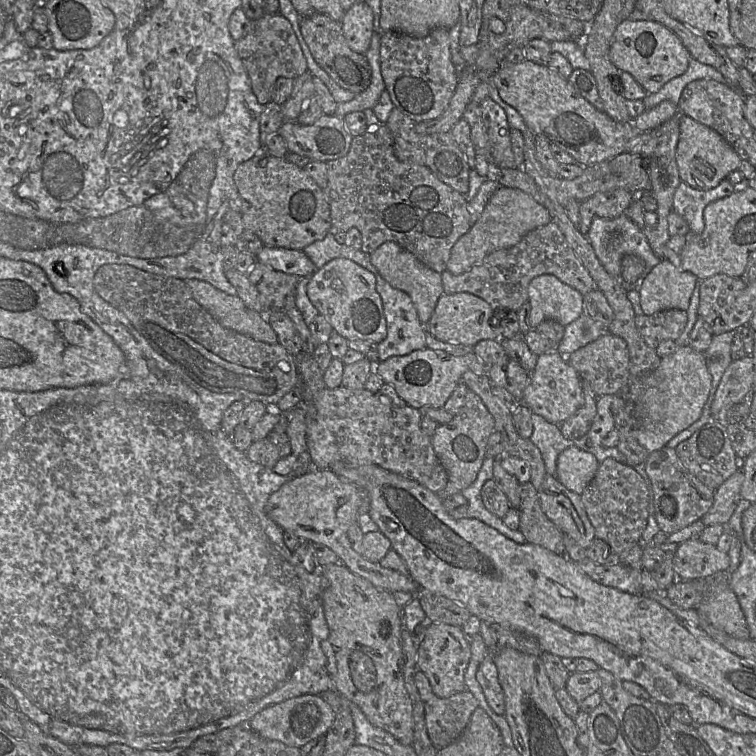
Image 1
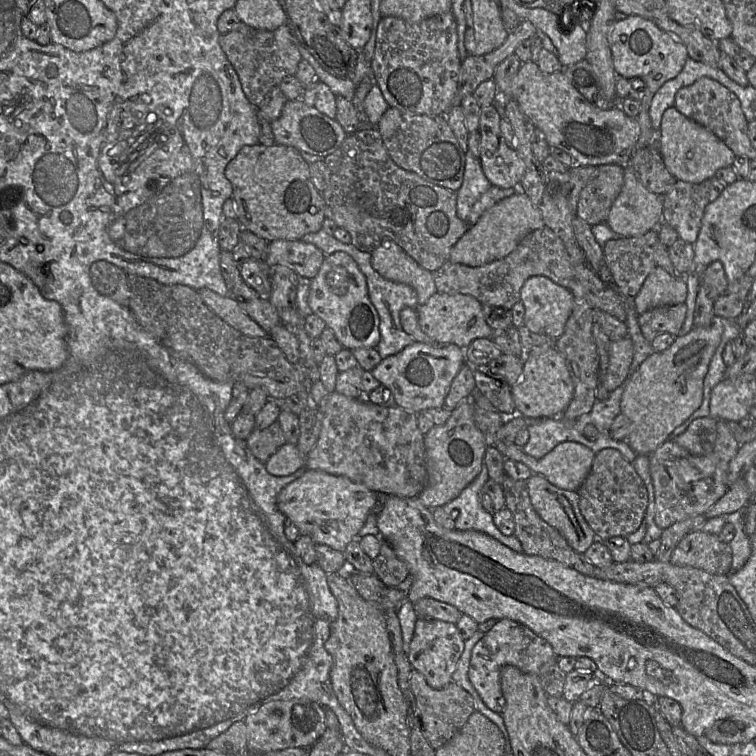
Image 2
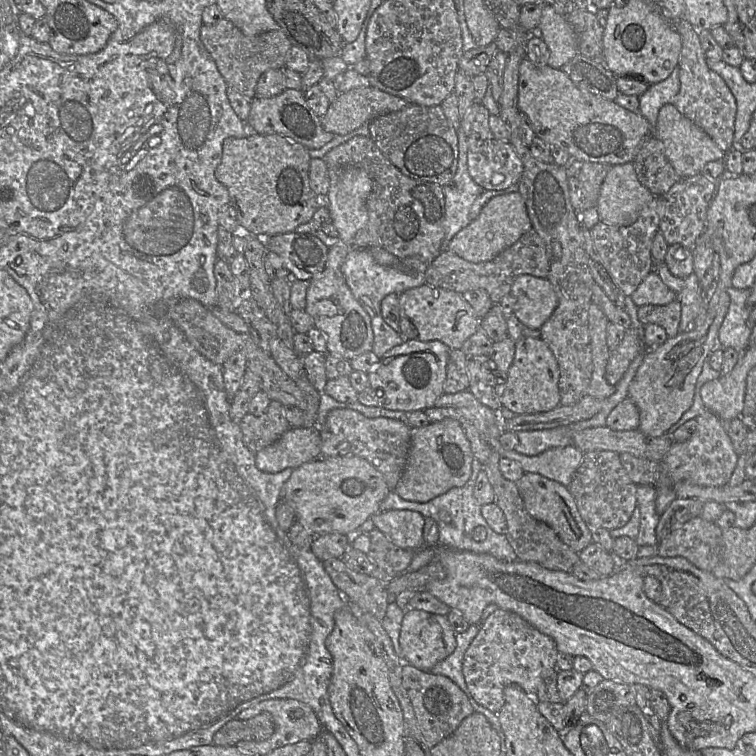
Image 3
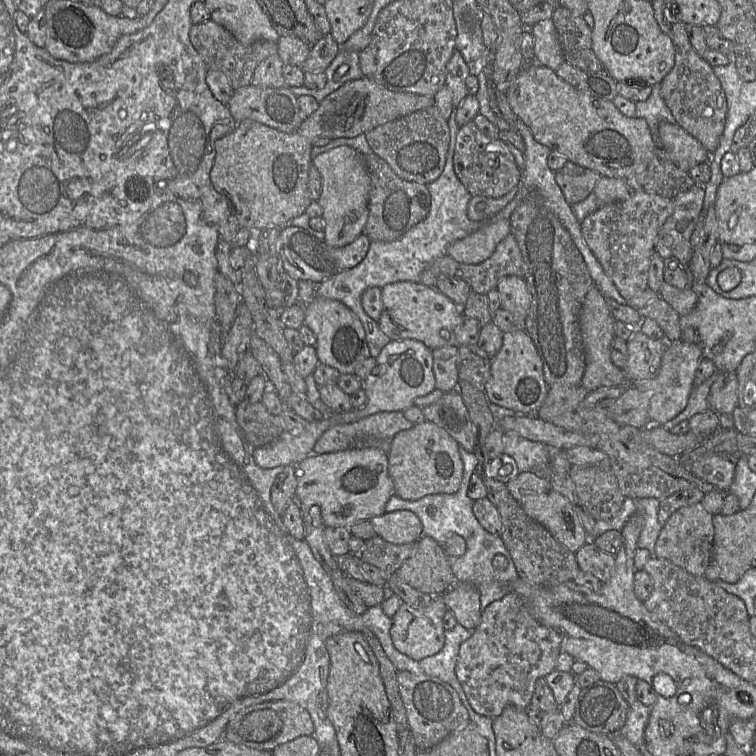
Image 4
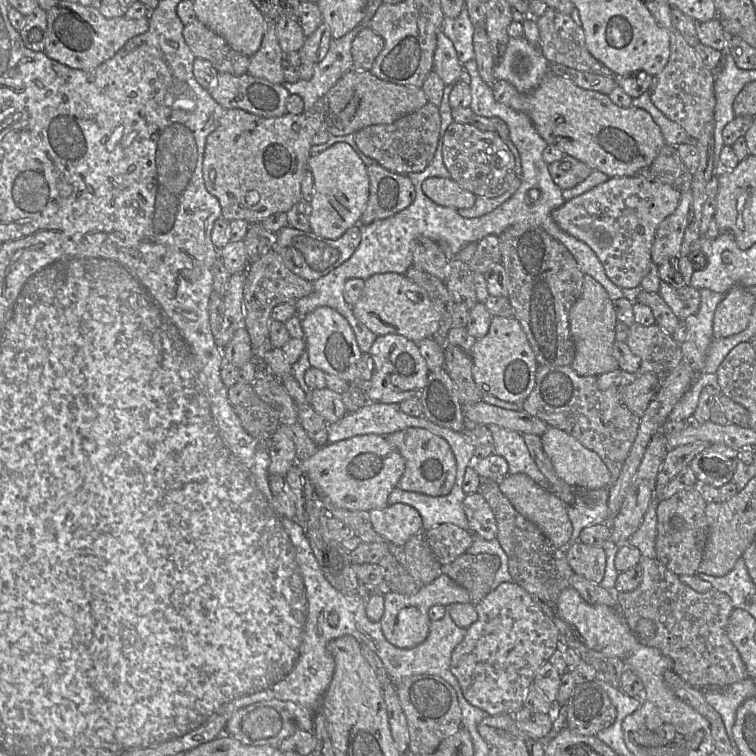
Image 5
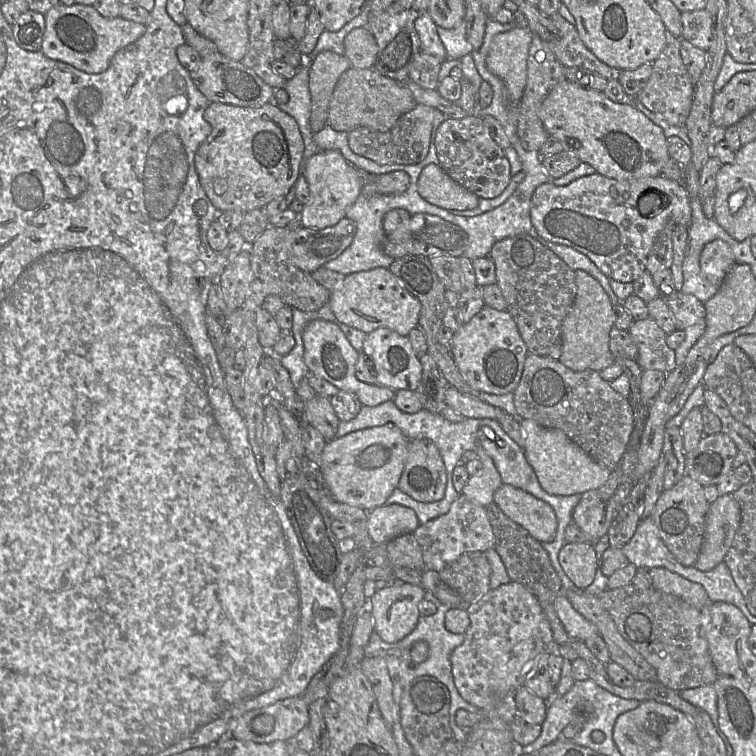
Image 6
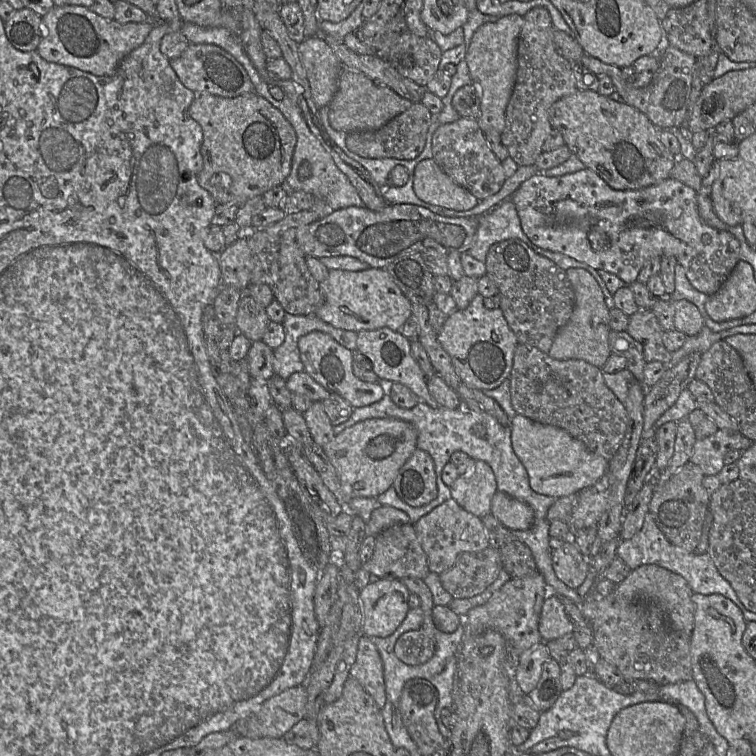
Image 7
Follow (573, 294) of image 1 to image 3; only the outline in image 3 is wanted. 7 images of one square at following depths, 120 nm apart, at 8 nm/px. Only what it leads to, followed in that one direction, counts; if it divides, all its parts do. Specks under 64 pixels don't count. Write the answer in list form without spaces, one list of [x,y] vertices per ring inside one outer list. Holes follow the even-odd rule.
[[[528,274],[520,275],[514,280],[510,295],[516,299],[513,314],[534,330],[540,330],[558,304],[550,281]]]

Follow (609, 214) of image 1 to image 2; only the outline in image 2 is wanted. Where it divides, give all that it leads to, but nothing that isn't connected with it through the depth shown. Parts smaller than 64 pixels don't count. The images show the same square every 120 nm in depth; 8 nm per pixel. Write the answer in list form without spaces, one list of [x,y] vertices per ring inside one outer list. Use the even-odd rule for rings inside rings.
[[[605,164],[596,168],[596,176],[581,190],[577,205],[577,216],[590,226],[606,223],[624,183],[621,165]]]

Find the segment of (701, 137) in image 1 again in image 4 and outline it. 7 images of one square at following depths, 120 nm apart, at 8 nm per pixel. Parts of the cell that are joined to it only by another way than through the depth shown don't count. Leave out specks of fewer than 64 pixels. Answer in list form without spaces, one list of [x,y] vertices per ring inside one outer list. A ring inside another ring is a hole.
[[[661,121],[658,126],[661,146],[668,157],[683,170],[708,162],[710,153],[678,123]]]

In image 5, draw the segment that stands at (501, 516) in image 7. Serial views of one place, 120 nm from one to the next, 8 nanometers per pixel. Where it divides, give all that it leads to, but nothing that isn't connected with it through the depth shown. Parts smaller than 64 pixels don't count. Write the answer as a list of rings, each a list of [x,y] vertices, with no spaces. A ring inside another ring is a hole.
[[[508,474],[498,482],[498,486],[514,508],[537,526],[556,548],[567,547],[571,542],[573,526],[567,514],[567,506],[558,496],[545,490],[525,474]]]

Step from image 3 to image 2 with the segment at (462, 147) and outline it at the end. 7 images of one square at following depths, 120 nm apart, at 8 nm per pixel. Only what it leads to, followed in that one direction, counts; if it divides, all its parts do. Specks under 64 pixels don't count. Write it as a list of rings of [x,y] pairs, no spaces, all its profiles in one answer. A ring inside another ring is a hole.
[[[470,151],[465,152],[463,181],[456,192],[456,212],[461,220],[467,222],[472,206],[490,186],[491,183],[484,175],[479,159]]]

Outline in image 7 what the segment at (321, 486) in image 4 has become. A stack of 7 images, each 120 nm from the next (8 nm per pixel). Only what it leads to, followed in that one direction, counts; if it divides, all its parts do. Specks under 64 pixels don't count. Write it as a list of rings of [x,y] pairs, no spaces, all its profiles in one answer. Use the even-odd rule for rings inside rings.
[[[372,418],[346,428],[323,449],[335,468],[345,496],[377,498],[393,486],[399,470],[417,449],[417,431],[399,419]]]

